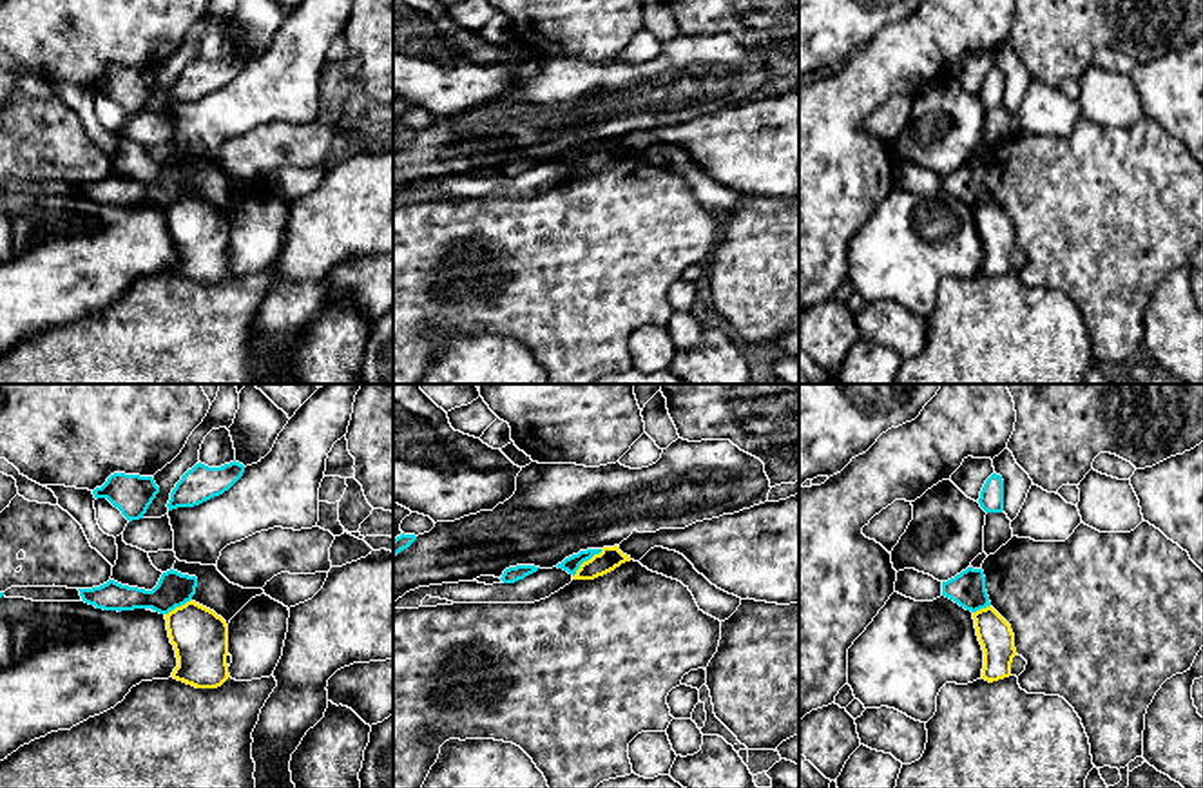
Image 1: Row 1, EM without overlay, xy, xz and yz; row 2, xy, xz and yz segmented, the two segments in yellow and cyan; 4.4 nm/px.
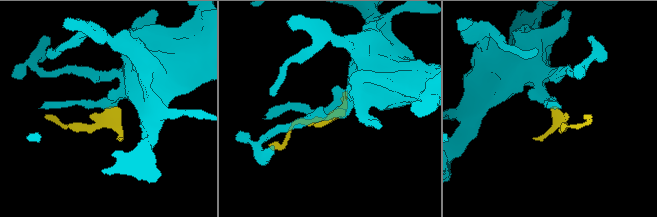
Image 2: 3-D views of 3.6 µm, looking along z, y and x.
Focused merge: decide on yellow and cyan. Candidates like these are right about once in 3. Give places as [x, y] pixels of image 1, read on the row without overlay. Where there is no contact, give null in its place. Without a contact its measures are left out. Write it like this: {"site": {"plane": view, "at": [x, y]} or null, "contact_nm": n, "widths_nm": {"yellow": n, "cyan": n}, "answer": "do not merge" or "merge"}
{"site": {"plane": "xz", "at": [587, 154]}, "contact_nm": 180, "widths_nm": {"yellow": 100, "cyan": 70}, "answer": "do not merge"}

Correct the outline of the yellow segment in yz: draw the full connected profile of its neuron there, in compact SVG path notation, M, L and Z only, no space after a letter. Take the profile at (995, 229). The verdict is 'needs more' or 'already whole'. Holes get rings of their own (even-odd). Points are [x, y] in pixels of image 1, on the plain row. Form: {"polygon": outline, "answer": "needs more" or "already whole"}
{"polygon": "M991 199L973 207L973 214L984 245L982 274L993 277L1009 272L1016 250L1011 219Z", "answer": "already whole"}

